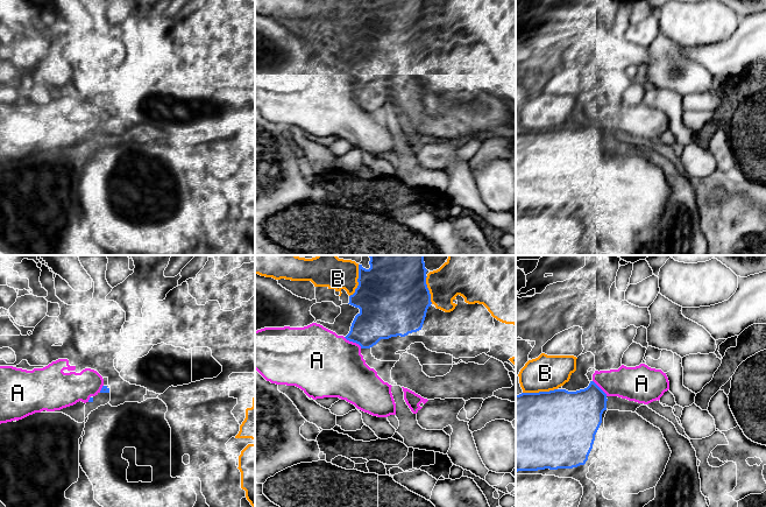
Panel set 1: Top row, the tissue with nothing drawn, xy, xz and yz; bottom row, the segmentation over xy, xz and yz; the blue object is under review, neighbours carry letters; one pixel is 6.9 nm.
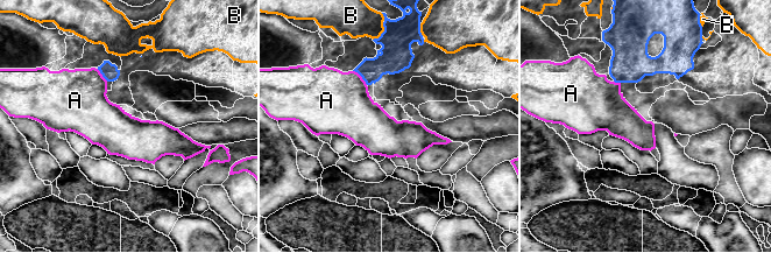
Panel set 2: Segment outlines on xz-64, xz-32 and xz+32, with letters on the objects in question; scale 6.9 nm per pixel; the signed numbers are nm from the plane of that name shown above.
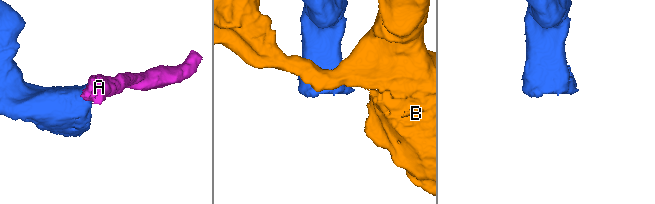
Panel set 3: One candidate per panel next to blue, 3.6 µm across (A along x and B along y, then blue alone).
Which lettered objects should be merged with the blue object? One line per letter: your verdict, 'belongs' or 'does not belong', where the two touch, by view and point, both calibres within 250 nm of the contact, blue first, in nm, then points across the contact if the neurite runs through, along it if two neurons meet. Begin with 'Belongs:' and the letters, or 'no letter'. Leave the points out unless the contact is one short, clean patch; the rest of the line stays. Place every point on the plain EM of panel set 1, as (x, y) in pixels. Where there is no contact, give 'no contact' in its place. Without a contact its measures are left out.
Belongs: no letter
A: does not belong; contact xz (353, 81); calibres 300 and 440 nm
B: does not belong; contact yz (539, 131); calibres 500 and 240 nm

